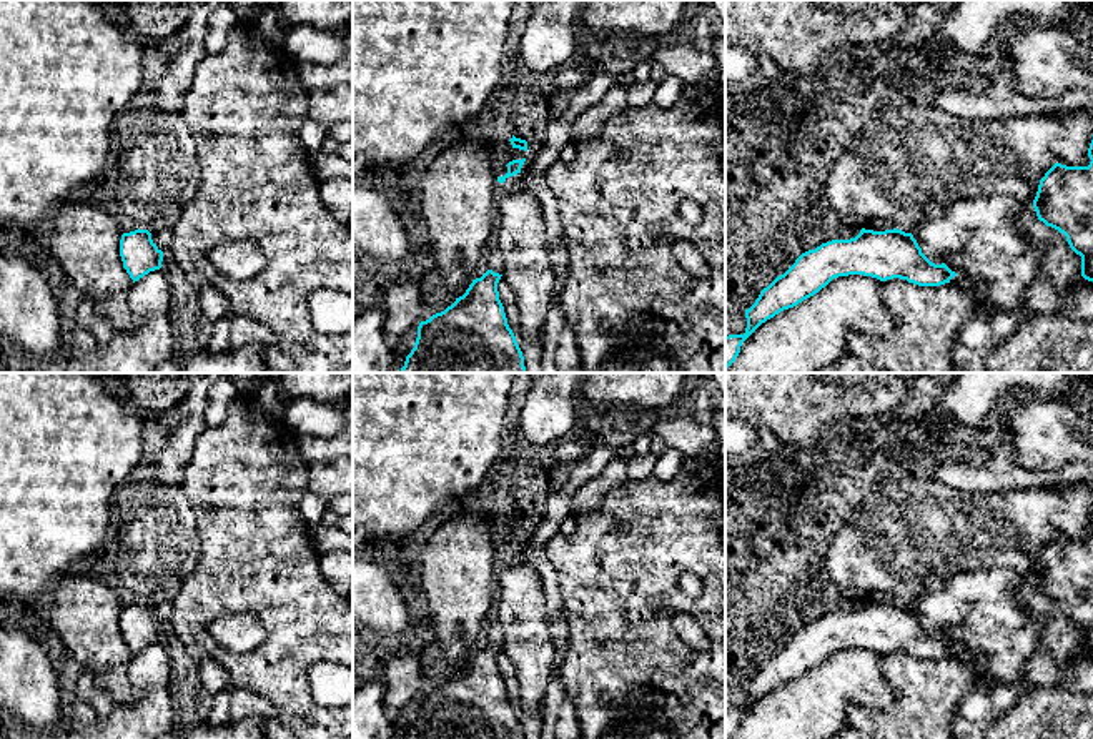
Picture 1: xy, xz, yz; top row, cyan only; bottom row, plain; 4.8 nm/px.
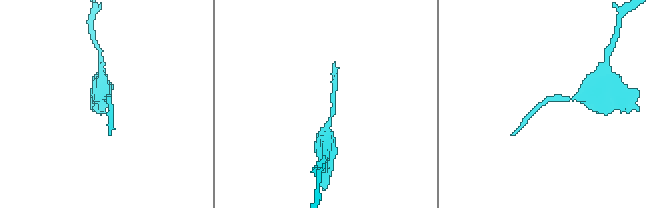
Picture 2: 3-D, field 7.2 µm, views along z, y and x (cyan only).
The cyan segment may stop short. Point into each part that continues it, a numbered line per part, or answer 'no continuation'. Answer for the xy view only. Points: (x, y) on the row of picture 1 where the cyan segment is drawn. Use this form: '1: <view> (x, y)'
no continuation

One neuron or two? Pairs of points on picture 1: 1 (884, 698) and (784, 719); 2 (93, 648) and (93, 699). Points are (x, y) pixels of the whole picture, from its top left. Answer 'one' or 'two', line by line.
1: one
2: two

